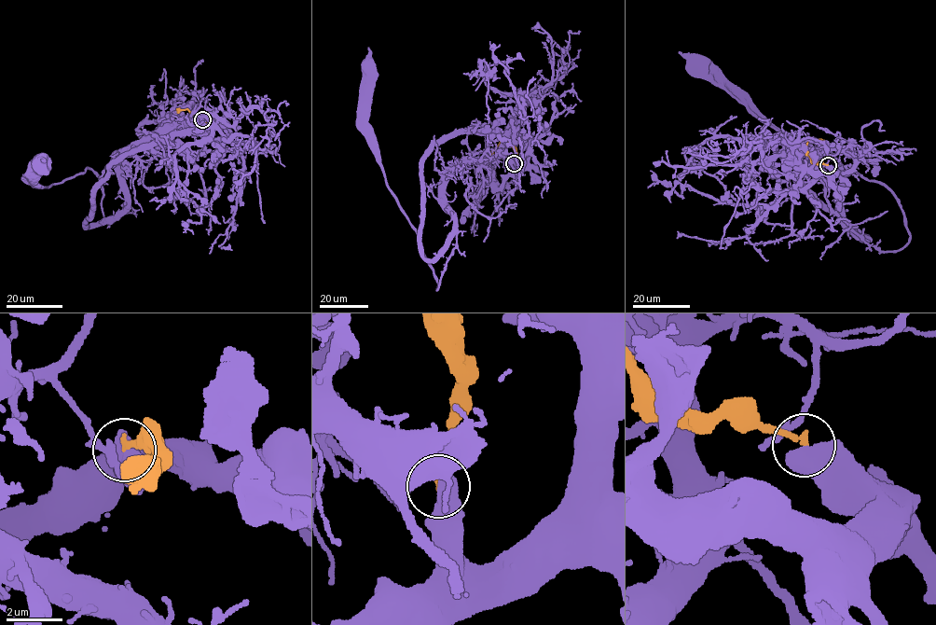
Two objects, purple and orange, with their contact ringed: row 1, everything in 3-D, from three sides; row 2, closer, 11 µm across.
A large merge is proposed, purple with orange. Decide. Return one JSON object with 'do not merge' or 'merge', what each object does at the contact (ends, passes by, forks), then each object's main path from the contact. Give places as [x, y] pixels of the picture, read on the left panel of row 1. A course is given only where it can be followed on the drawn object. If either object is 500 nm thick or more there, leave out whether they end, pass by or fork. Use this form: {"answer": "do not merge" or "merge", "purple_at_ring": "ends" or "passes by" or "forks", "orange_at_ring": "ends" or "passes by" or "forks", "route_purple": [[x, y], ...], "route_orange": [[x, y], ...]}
{"answer": "do not merge", "route_purple": [[202, 119], [189, 126], [175, 113], [118, 152], [128, 212], [109, 223], [97, 173], [43, 187], [40, 162]], "route_orange": [[202, 119], [186, 108], [176, 110]]}

